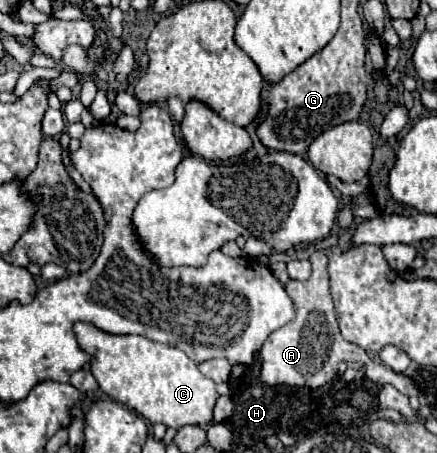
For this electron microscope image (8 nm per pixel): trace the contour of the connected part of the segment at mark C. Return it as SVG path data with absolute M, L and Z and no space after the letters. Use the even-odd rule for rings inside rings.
M75 321L73 331L79 347L93 357L93 377L111 399L137 411L151 423L165 423L175 429L183 425L207 425L211 421L215 401L219 399L215 383L201 375L197 363L181 349L149 341L141 335L113 335L85 321Z

